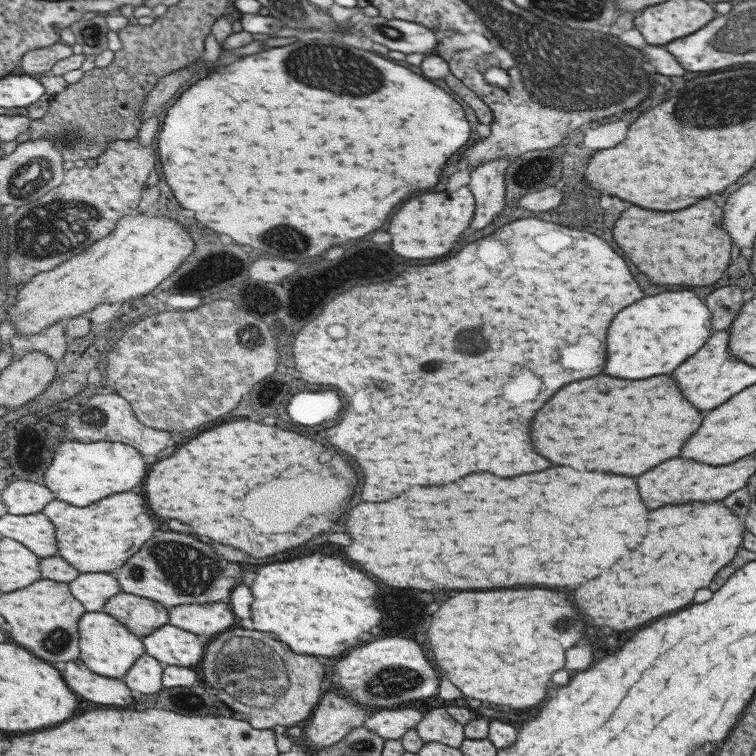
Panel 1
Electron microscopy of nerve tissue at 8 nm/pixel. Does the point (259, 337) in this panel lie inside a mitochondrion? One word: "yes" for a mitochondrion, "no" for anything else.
yes

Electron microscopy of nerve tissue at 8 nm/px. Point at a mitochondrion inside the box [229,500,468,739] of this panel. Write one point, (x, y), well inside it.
(394, 681)

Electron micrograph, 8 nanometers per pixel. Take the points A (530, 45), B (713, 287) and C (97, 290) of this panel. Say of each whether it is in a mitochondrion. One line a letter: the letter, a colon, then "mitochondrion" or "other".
A: mitochondrion
B: other
C: other

